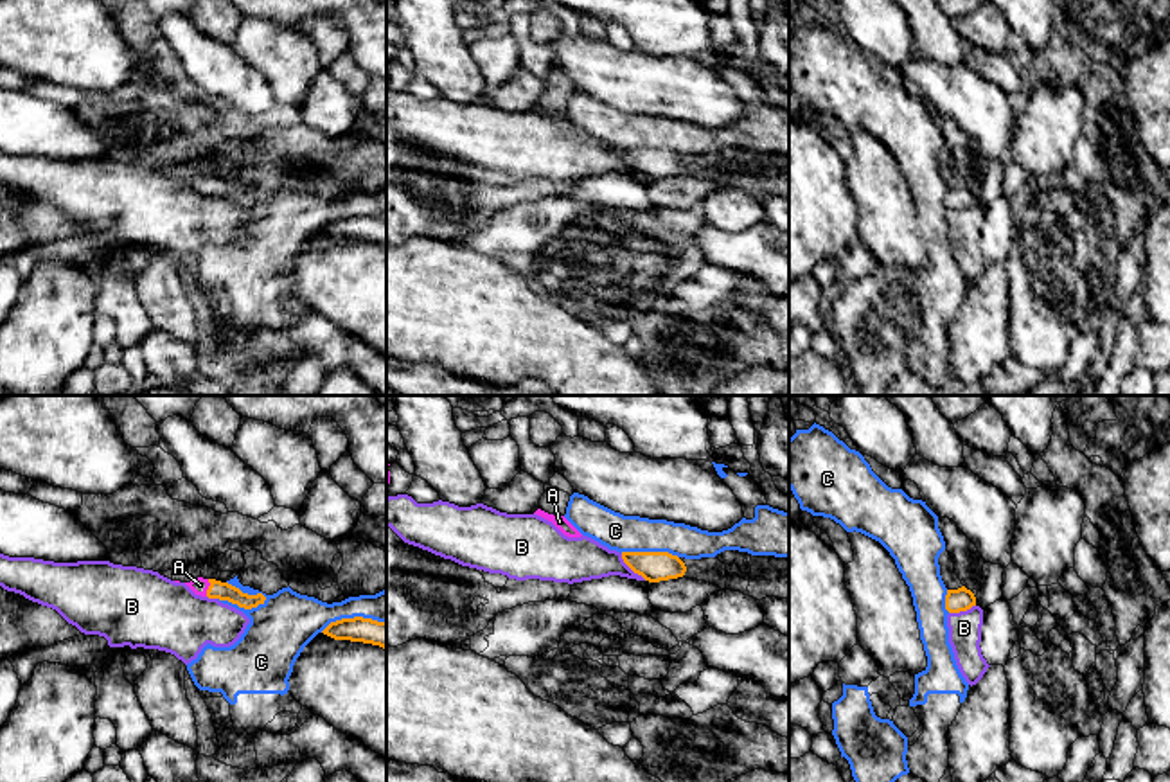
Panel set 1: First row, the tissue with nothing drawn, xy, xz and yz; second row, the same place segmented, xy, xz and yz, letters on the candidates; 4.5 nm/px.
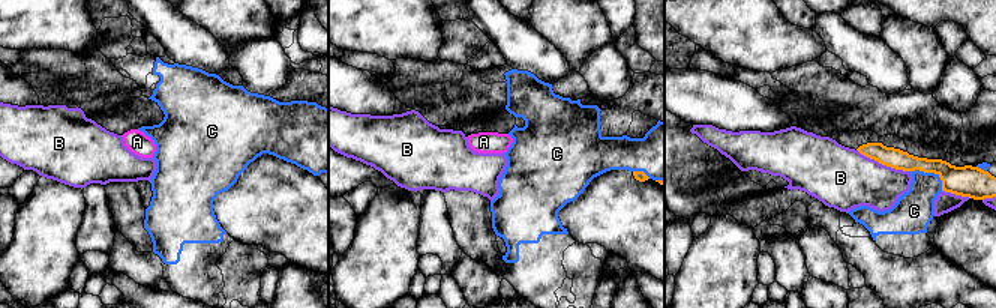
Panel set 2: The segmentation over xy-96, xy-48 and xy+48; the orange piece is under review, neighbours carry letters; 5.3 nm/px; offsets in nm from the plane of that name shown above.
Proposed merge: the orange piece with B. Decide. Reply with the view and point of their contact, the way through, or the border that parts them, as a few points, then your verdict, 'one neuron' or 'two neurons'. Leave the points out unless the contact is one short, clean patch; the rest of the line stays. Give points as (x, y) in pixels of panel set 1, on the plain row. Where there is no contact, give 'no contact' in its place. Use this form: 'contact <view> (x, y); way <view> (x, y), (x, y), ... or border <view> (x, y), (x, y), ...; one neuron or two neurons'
contact xz (631, 166); two neurons

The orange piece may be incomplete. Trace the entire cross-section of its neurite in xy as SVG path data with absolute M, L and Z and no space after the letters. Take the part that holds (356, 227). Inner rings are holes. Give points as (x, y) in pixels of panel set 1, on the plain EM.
M363 214L341 216L331 219L322 230L334 237L372 241L386 248L386 219Z

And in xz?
M622 149L624 160L649 180L683 174L685 160L669 149Z

